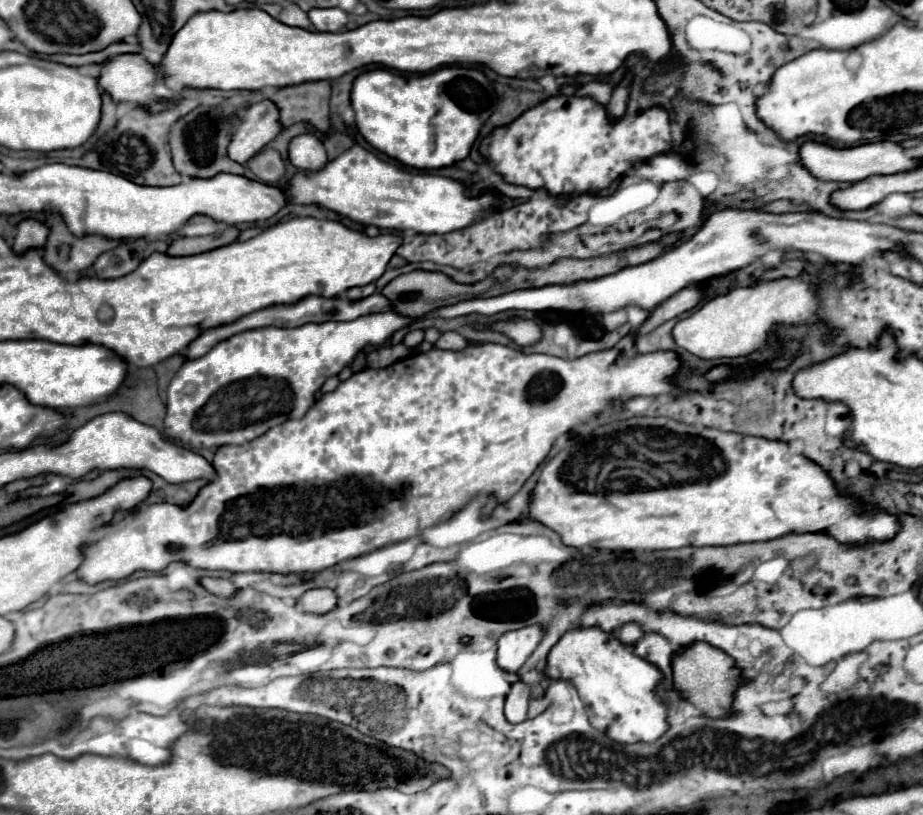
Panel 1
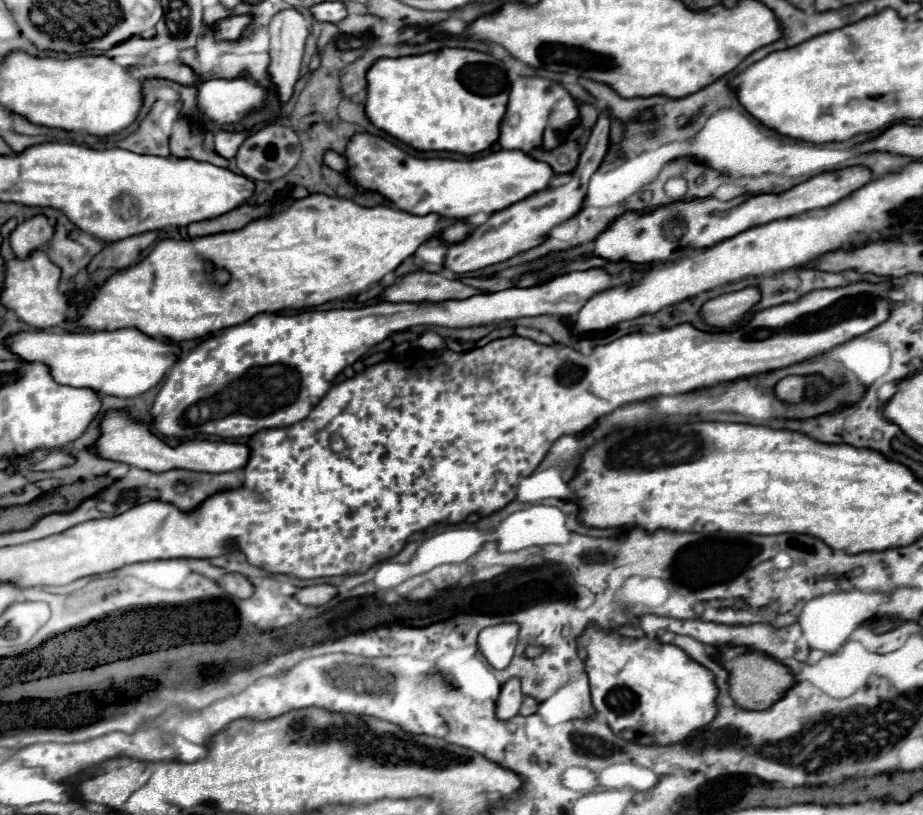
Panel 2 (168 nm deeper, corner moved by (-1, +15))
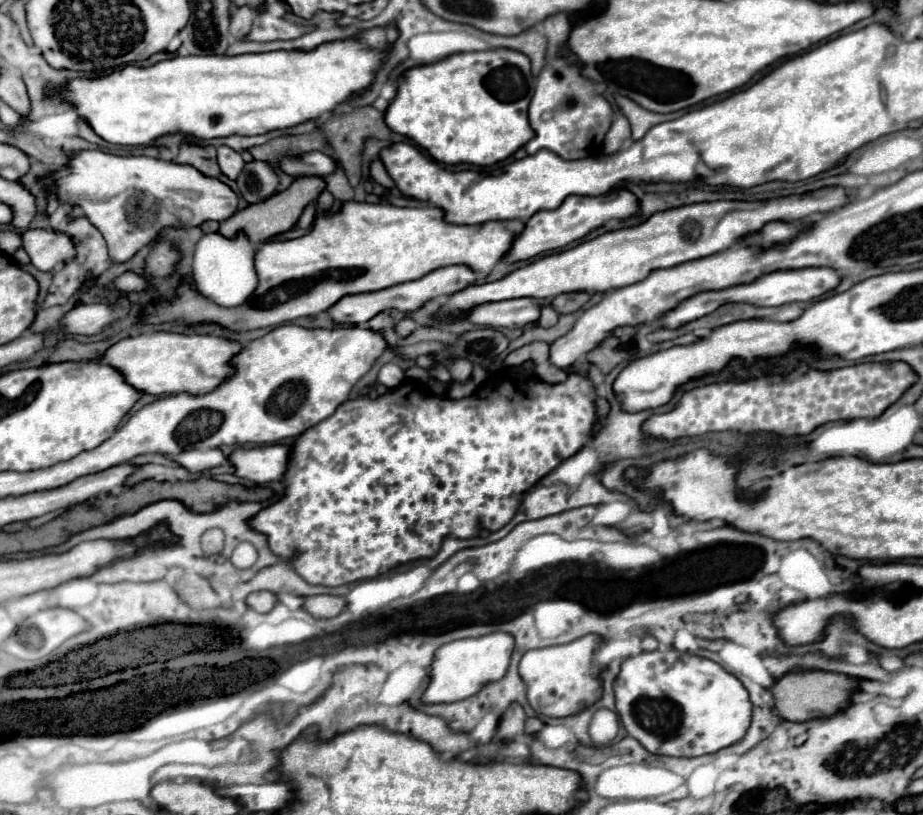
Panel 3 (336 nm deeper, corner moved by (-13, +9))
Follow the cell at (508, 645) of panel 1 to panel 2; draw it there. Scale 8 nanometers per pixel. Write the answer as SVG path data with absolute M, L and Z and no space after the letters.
M503 622L503 624L495 624L485 628L479 634L479 650L483 652L483 656L487 658L487 662L493 668L507 668L507 664L511 662L513 654L515 654L515 646L517 646L517 636L519 636L519 624L515 622Z

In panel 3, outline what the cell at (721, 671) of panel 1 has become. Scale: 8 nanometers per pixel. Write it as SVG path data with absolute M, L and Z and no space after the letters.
M791 672L777 680L769 692L775 698L775 708L779 710L783 720L789 722L807 722L815 718L831 718L839 710L847 710L851 704L851 696L859 690L859 678L845 676L845 674L833 674L833 672Z

